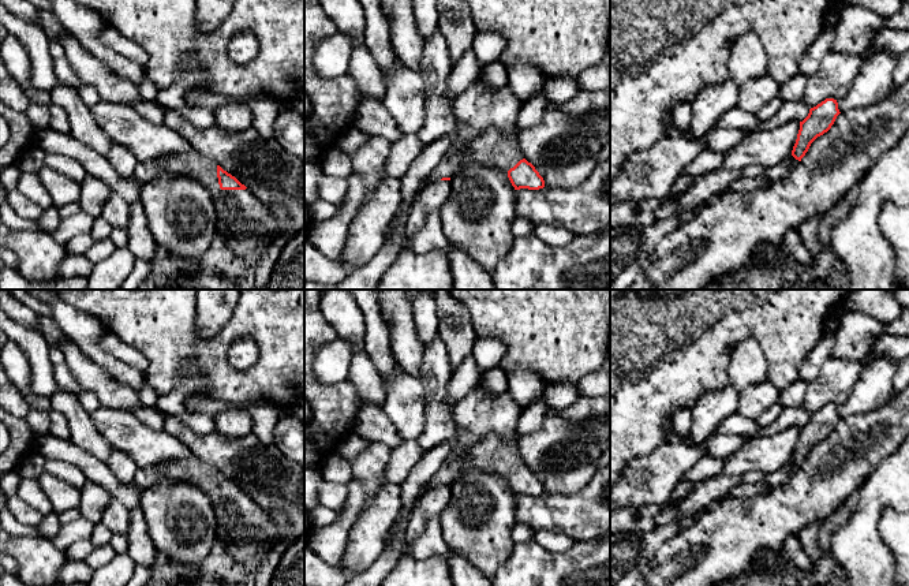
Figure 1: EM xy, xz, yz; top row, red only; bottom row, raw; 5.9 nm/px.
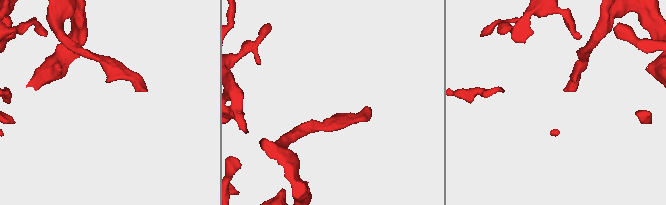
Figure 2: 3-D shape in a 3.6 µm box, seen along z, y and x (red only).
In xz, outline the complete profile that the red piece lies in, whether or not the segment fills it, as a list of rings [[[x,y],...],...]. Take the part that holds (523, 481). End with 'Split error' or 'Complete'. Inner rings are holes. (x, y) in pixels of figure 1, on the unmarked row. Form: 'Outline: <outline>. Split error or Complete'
Outline: [[[486,434],[476,440],[464,454],[449,455],[439,470],[431,477],[430,486],[450,486],[463,473],[479,470],[505,477],[515,496],[539,496],[545,486],[528,469],[519,454],[520,434],[509,438],[500,434]]]. Split error

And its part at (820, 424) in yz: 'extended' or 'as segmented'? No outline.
extended

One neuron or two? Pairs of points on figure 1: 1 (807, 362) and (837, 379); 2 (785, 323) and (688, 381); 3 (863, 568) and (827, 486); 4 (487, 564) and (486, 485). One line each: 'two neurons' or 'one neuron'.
1: two neurons
2: one neuron
3: two neurons
4: one neuron

